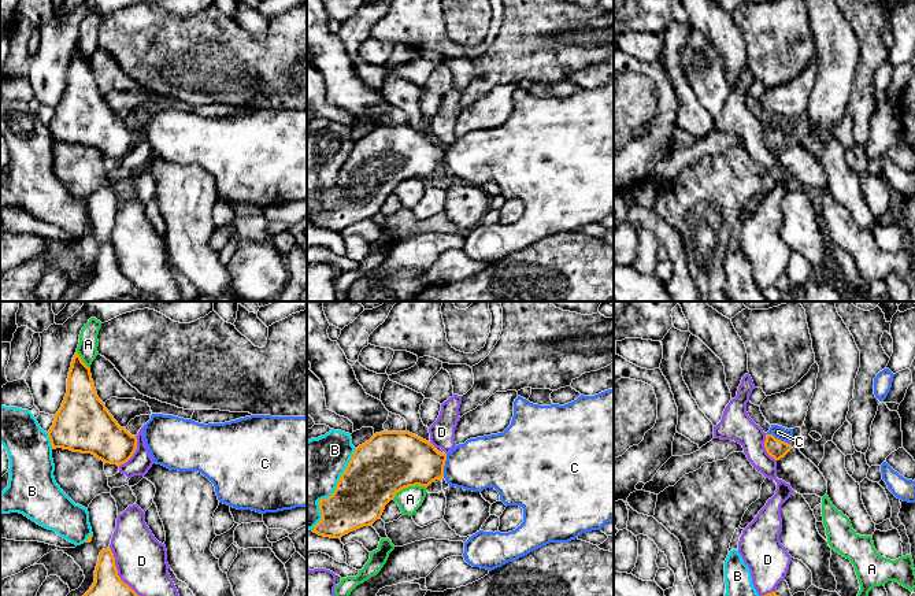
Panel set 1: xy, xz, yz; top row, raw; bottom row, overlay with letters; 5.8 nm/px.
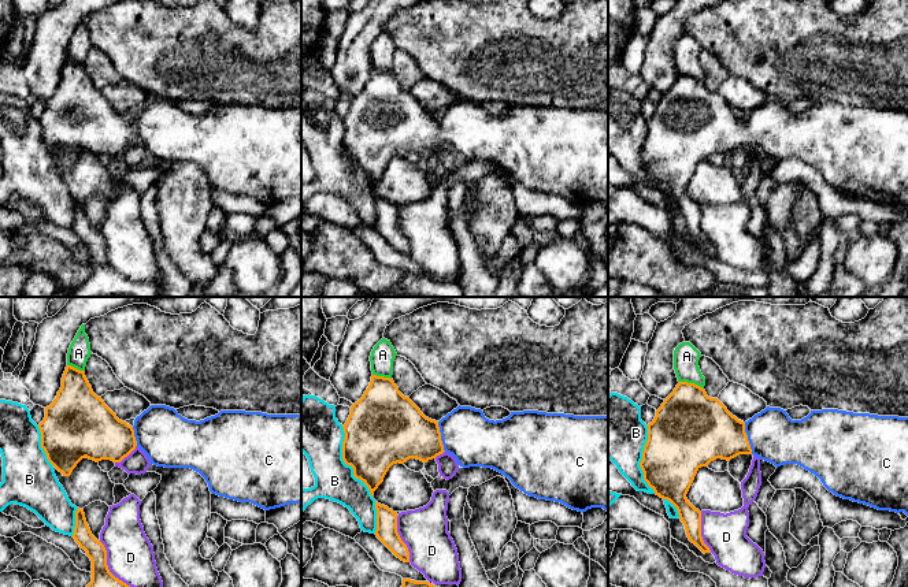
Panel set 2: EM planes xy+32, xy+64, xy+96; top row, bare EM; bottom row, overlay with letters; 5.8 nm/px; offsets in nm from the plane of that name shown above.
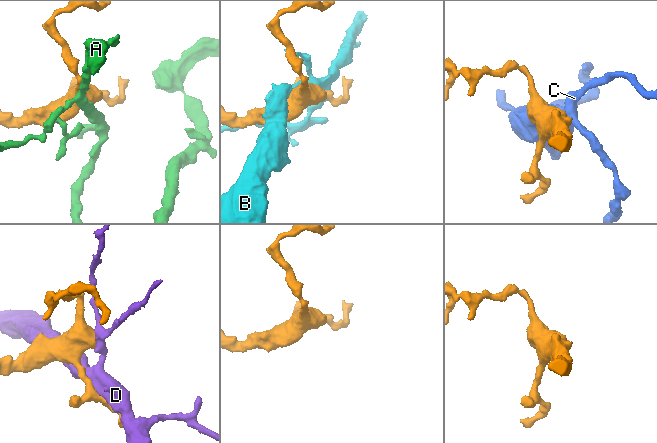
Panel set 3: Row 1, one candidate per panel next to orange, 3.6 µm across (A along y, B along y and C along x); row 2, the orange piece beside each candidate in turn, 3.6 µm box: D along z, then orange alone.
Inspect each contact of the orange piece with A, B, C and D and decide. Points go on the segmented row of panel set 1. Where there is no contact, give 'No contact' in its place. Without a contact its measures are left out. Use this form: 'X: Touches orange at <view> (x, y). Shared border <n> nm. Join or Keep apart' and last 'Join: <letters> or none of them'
A: Touches orange at xz (407, 487). Shared border 220 nm. Keep apart
B: Touches orange at xz (334, 492). Shared border 550 nm. Keep apart
C: Touches orange at yz (777, 439). Shared border 170 nm. Join
D: Touches orange at xy (117, 572). Shared border 340 nm. Keep apart
Join: C

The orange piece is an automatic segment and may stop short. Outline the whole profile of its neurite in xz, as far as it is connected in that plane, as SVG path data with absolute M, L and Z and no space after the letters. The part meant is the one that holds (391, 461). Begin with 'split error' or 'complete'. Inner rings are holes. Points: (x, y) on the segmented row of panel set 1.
split error; M614 389L594 396L581 395L564 406L538 406L518 396L511 425L503 433L470 438L449 454L438 452L431 443L407 430L375 433L355 449L334 493L318 501L322 519L312 532L323 537L341 538L379 519L385 506L401 489L415 485L427 488L433 481L442 478L449 486L473 492L494 488L505 506L523 508L523 522L515 530L479 530L468 537L463 558L473 567L492 571L549 543L568 543L582 533L601 530L605 523L614 521Z

